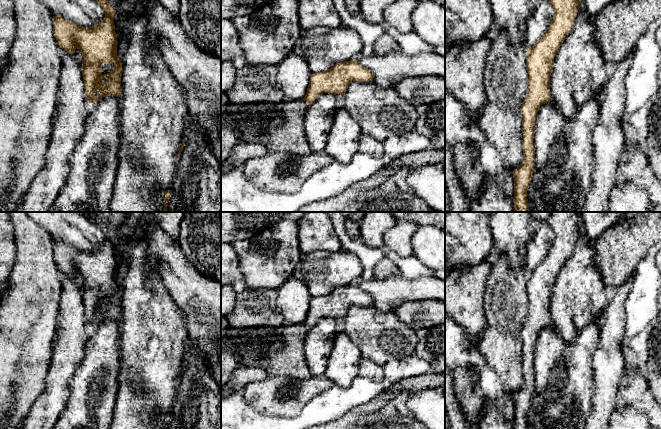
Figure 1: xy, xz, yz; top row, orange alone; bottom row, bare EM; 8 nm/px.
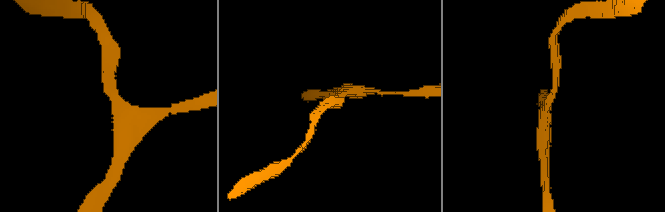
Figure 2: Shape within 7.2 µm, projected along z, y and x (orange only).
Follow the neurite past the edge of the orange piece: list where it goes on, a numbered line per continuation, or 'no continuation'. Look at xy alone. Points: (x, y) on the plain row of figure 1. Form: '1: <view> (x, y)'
1: xy (106, 292)

